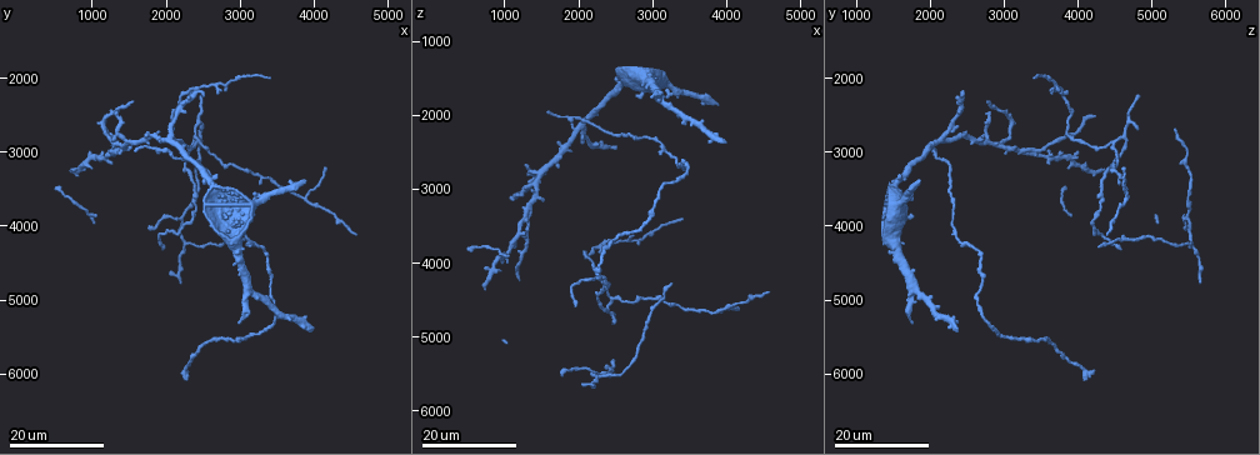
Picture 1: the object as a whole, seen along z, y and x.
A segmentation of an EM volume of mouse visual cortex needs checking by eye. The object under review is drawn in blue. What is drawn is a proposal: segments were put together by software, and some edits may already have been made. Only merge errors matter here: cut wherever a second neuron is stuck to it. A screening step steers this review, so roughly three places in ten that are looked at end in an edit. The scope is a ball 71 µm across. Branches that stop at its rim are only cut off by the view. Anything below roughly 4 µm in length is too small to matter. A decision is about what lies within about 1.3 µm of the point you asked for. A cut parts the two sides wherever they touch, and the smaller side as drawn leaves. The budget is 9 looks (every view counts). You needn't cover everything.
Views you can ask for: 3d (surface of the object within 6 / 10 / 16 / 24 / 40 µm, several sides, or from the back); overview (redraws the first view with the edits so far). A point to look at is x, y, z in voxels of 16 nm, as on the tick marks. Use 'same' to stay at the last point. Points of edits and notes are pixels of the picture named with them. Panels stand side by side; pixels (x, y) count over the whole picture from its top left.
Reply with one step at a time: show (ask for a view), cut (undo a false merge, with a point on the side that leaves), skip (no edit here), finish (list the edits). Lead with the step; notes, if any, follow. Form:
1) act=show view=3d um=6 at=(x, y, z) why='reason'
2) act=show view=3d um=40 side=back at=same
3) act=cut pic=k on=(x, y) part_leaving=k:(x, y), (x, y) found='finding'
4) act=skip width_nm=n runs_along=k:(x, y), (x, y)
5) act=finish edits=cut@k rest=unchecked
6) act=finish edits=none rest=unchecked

act=show view=3d um=16 at=(2200, 3900, 5450) why='branch point'

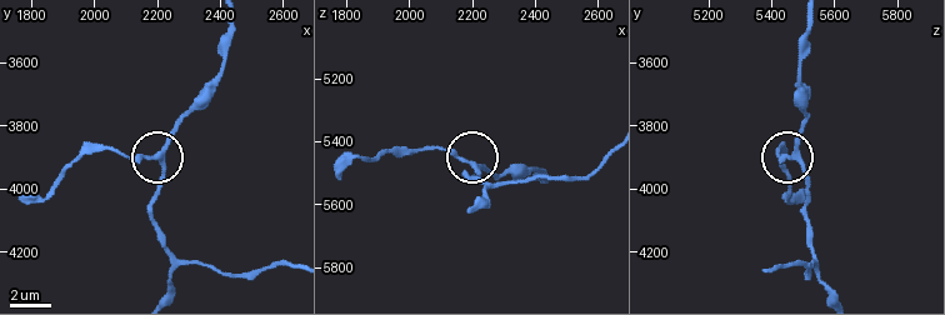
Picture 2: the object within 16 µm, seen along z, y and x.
act=show view=3d um=6 at=(2210, 3910, 5480) why='closer look'

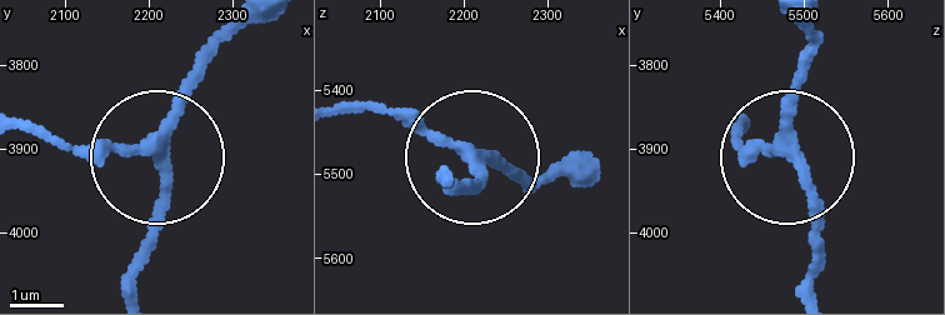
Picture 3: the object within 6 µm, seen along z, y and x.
act=show view=3d um=6 side=back at=(2205, 3900, 5480) why='other side'

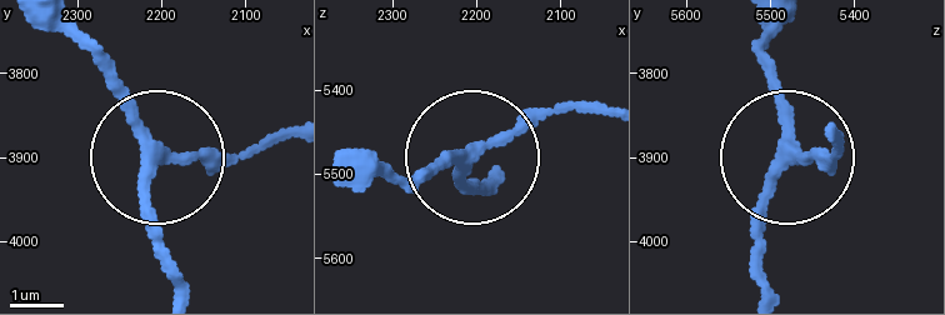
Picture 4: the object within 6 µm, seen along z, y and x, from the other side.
act=skip side_arm_um=9 runs_along=4:(771, 31), (761, 58), (784, 148), (825, 151), (843, 139) found='continuous, no second neuron'

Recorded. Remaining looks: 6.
act=show view=3d um=24 at=(2450, 2900, 4500) why='three-way junction'

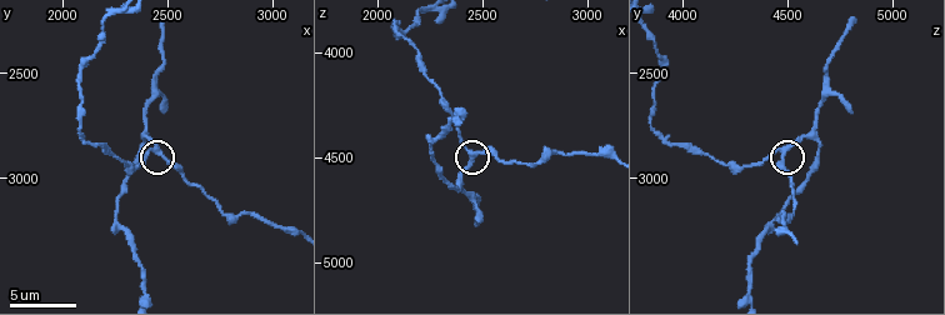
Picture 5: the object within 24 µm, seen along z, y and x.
act=show view=3d um=6 at=(2450, 2880, 4490)

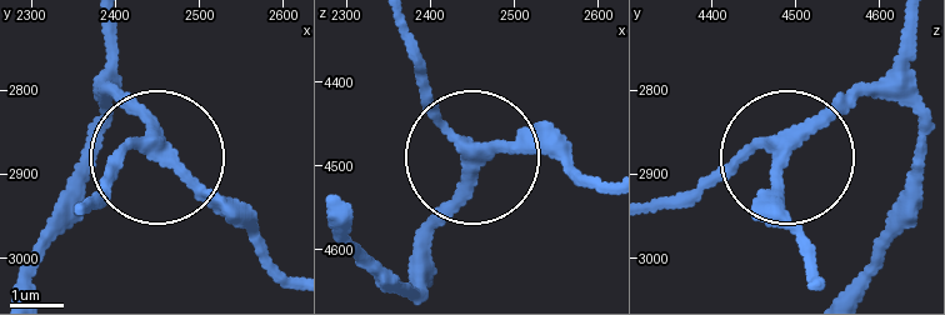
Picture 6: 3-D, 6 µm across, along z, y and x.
act=skip found='one neuron here'

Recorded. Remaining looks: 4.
act=show view=3d um=10 at=(2090, 2770, 3860)

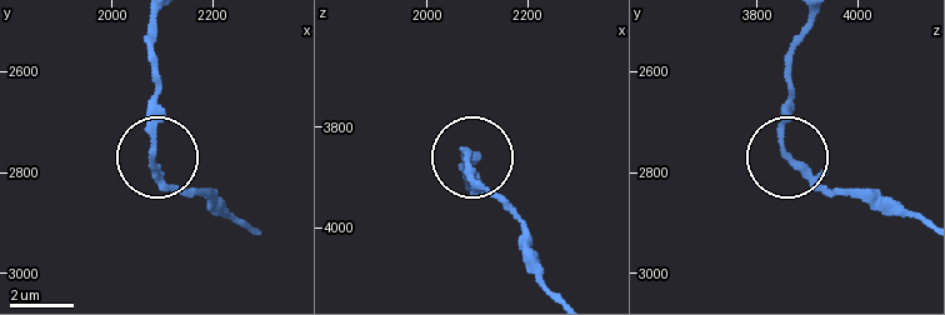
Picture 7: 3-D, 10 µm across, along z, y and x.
act=skip found='all the same neuron'

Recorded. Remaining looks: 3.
act=show view=3d um=6 at=(2470, 2590, 4730) why='branch point'

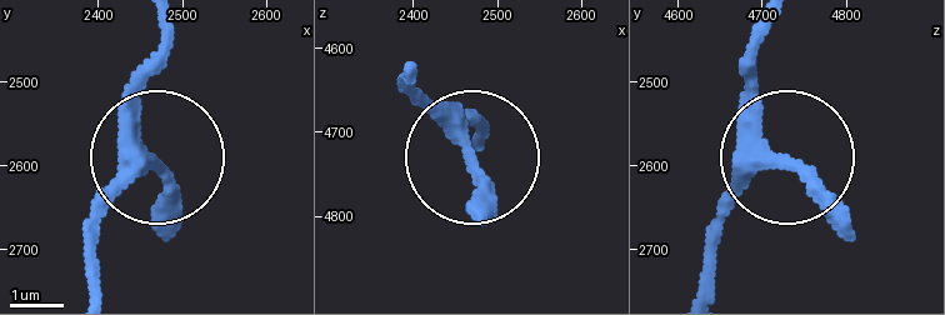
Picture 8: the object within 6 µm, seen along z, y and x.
act=show view=3d um=6 side=back at=(2465, 2595, 4720)

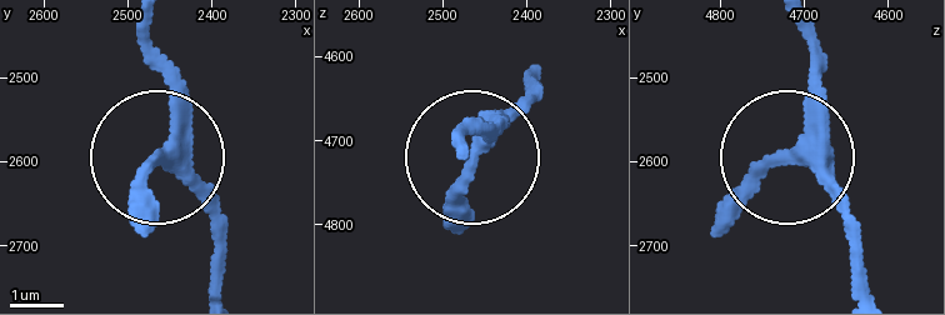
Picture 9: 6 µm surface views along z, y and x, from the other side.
act=skip arms=3 runs_along=9:(871, 294), (845, 214), (786, 155), (809, 106), (809, 43) found='one neuron here'

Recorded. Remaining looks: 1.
act=finish edits=none rest=unchecked

